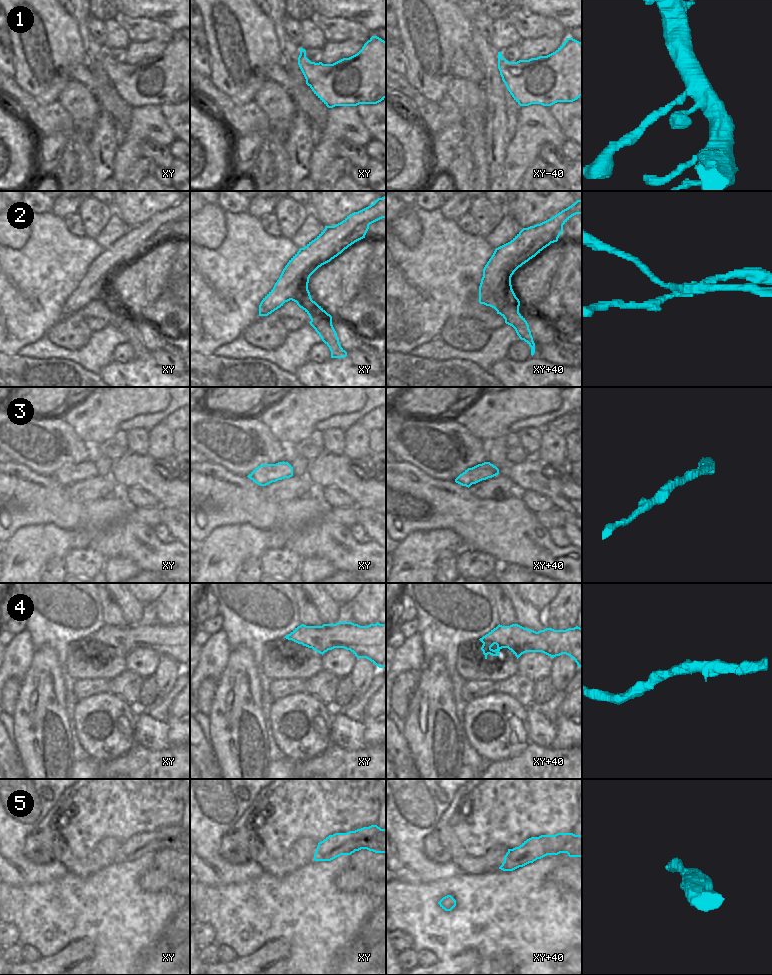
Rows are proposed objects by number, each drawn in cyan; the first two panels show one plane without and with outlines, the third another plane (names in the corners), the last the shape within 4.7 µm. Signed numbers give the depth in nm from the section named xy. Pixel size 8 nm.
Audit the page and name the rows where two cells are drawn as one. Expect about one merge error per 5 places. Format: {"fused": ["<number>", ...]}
{"fused": ["2"]}

